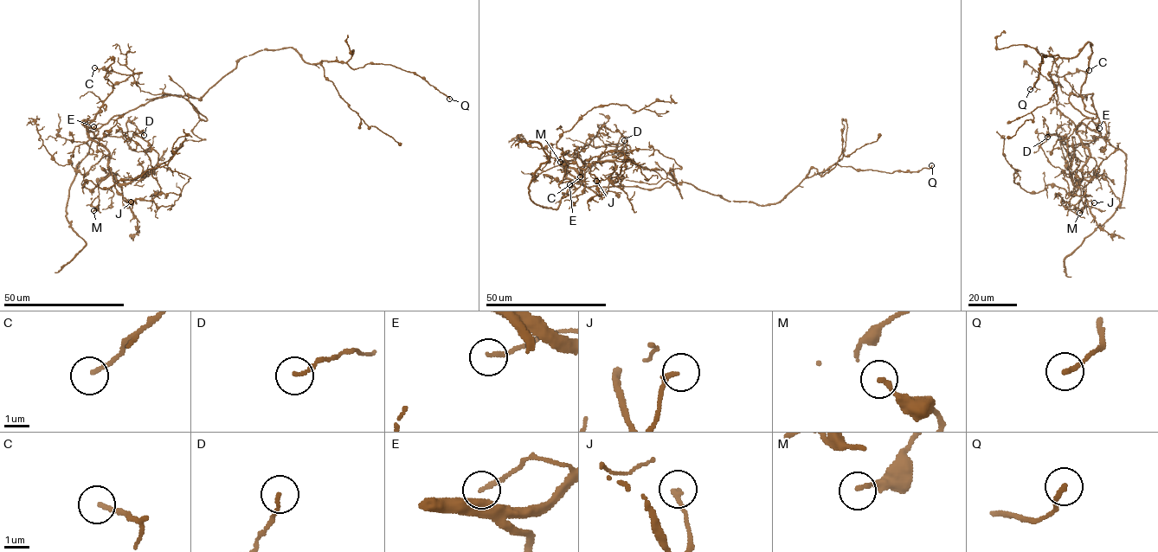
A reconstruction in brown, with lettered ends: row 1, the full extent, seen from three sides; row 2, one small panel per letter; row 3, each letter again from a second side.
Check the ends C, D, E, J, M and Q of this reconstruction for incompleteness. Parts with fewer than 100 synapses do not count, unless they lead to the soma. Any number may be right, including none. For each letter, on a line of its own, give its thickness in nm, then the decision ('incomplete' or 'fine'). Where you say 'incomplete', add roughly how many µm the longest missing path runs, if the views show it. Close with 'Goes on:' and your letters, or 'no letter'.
C: 160 nm thick; fine
D: 140 nm thick; fine
E: 180 nm thick; fine
J: 190 nm thick; fine
M: 180 nm thick; fine
Q: 190 nm thick; fine
Goes on: no letter

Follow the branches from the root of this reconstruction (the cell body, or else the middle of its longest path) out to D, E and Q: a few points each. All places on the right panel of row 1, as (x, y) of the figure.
D: (1083, 99), (1093, 94), (1099, 123), (1077, 130), (1090, 158), (1077, 185), (1044, 153), (1037, 133), (1047, 137)
E: (1083, 99), (1088, 94), (1093, 94), (1099, 123), (1095, 125), (1099, 128)
Q: (1083, 99), (1096, 118), (1069, 100), (1083, 97), (1089, 41), (1071, 58), (1042, 56), (1030, 89)

